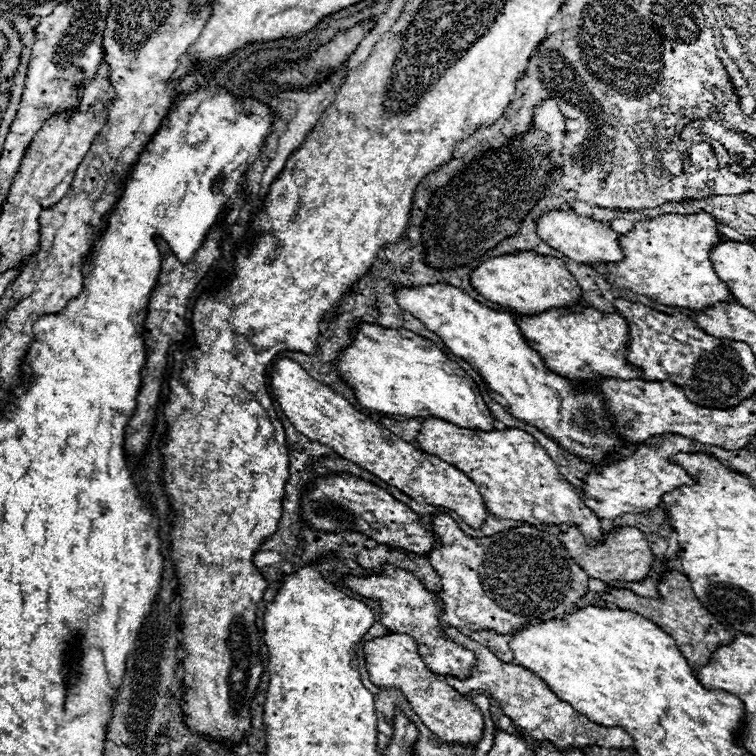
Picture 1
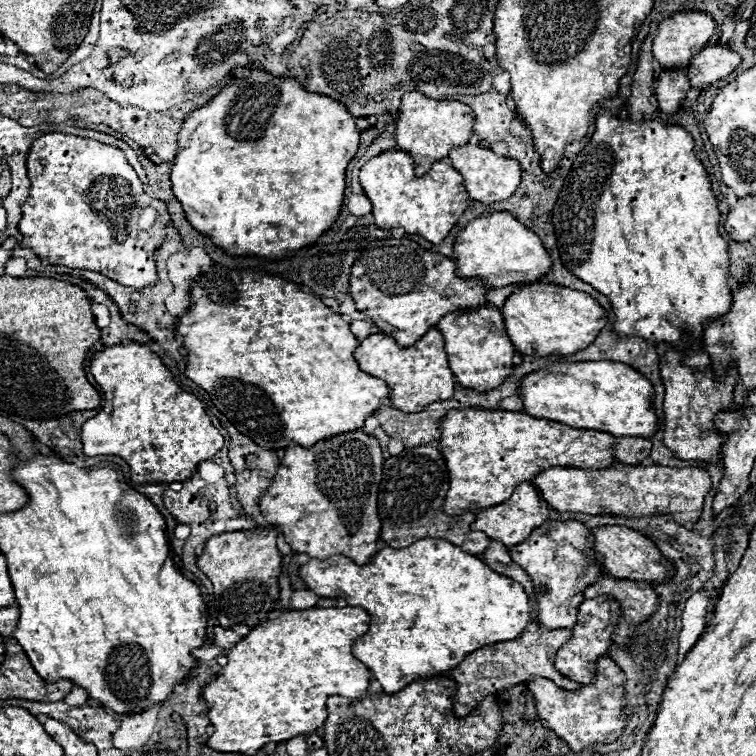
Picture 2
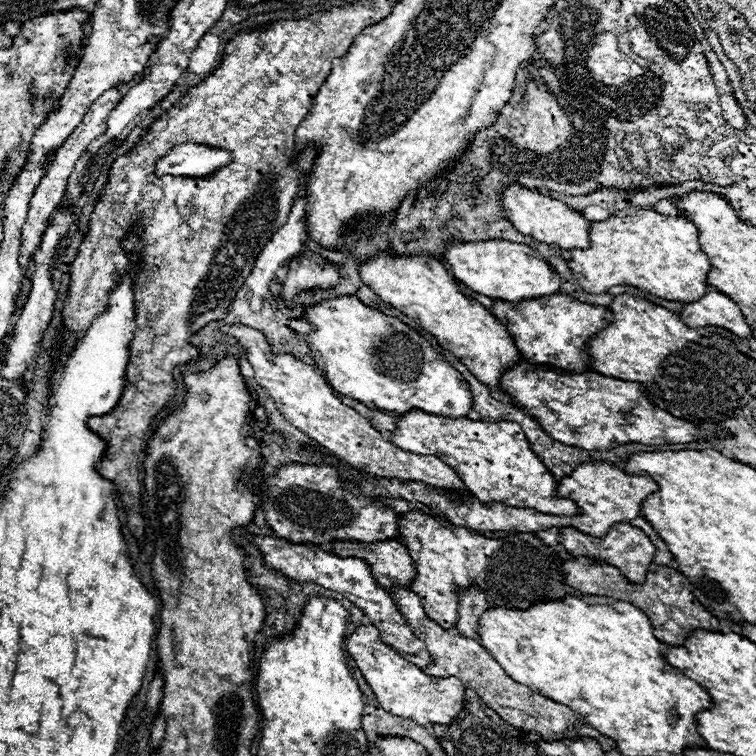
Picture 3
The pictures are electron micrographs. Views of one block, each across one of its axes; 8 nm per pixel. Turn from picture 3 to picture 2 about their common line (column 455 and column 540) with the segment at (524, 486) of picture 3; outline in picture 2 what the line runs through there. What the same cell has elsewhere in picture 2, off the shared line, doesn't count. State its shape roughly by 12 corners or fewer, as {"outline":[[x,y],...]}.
{"outline":[[450,410],[444,512],[502,504],[540,468],[604,468],[612,434]]}

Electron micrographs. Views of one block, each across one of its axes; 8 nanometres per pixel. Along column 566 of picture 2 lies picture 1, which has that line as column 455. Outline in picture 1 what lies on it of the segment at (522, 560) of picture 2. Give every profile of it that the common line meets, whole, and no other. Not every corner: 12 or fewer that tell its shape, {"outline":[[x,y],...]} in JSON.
{"outline":[[434,526],[448,626],[514,634],[570,614],[588,576],[534,526]]}

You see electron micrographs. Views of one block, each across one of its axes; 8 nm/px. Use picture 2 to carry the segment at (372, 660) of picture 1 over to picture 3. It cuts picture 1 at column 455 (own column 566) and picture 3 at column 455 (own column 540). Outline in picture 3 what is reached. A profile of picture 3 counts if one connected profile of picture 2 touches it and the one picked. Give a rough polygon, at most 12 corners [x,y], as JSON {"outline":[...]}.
{"outline":[[358,626],[346,650],[382,708],[420,726],[454,724],[458,678],[424,674]]}

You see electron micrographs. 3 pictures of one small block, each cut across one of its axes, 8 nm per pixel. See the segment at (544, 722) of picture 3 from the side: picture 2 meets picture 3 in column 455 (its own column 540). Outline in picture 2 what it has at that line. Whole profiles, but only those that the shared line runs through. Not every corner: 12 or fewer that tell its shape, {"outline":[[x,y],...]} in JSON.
{"outline":[[568,628],[478,648],[450,672],[454,714],[532,676],[580,684],[554,668]]}

